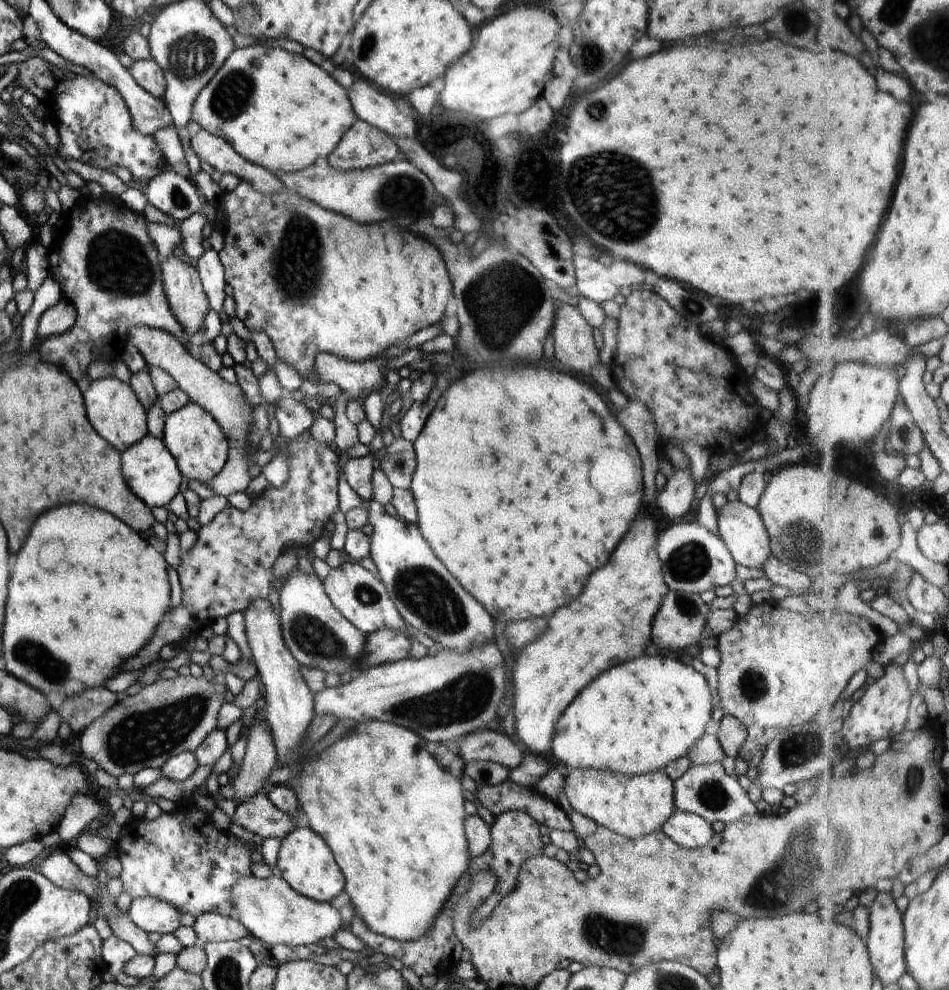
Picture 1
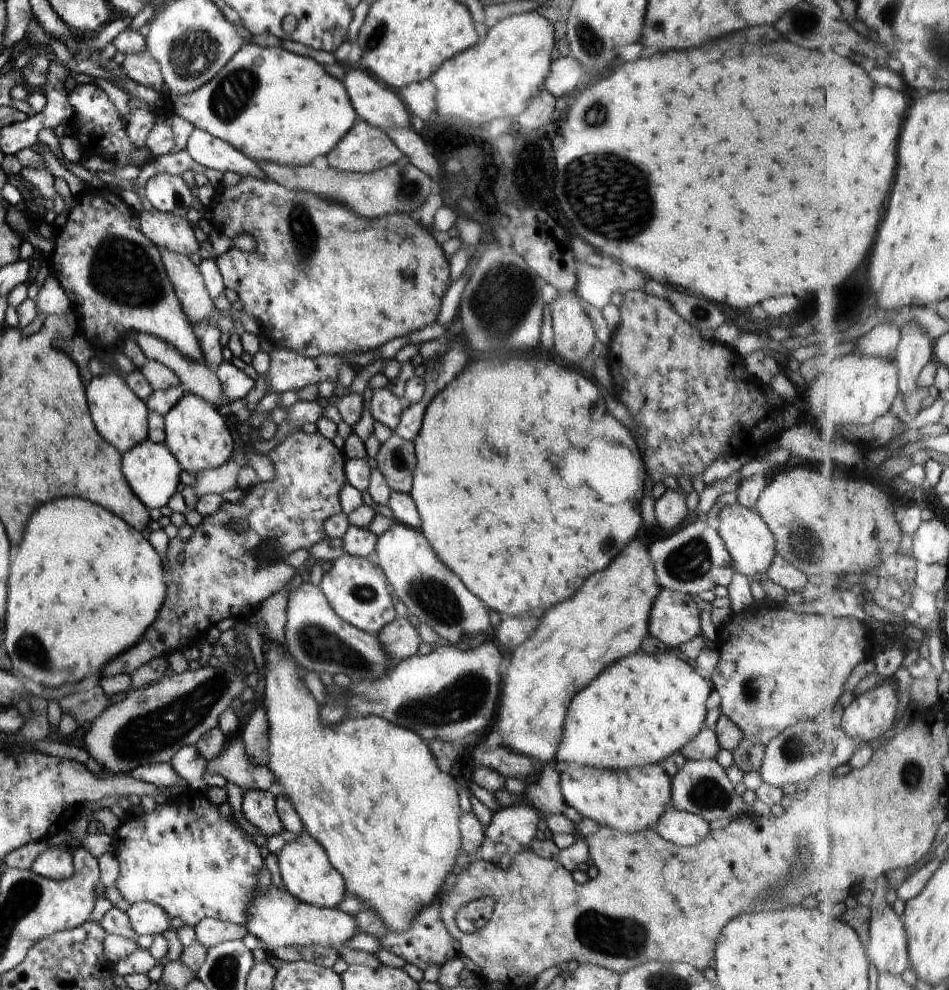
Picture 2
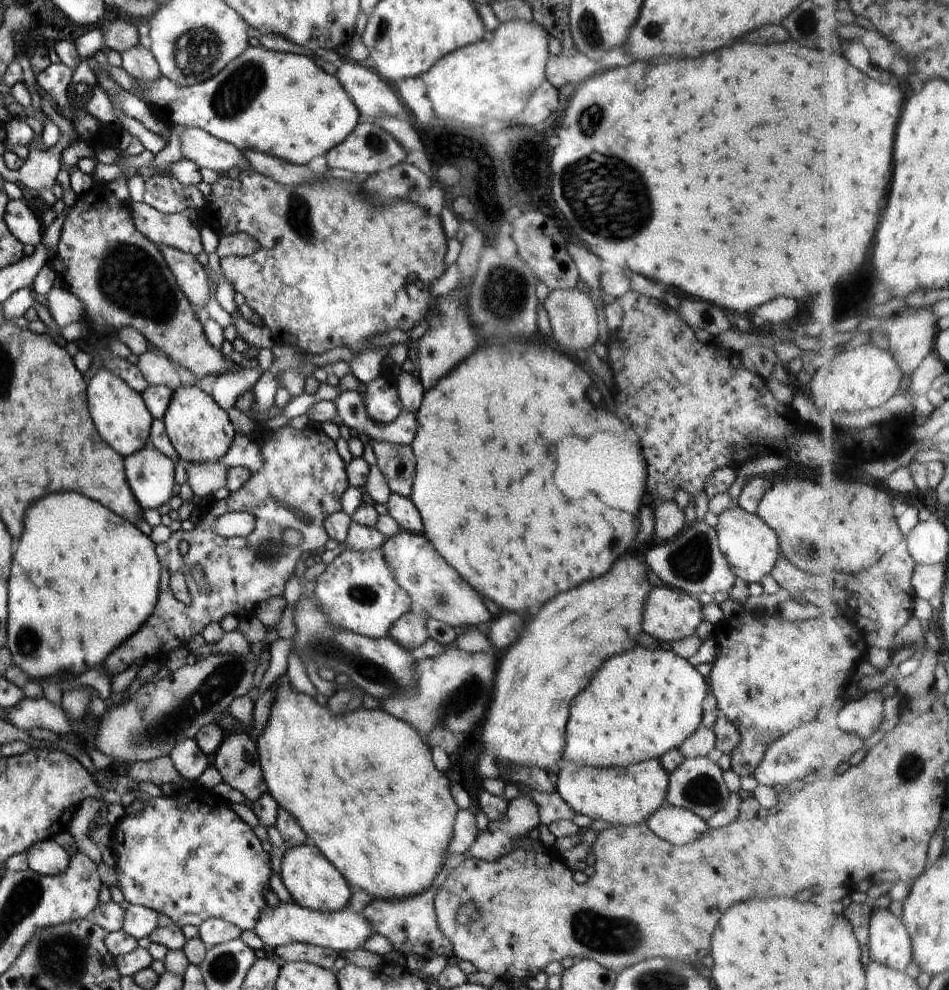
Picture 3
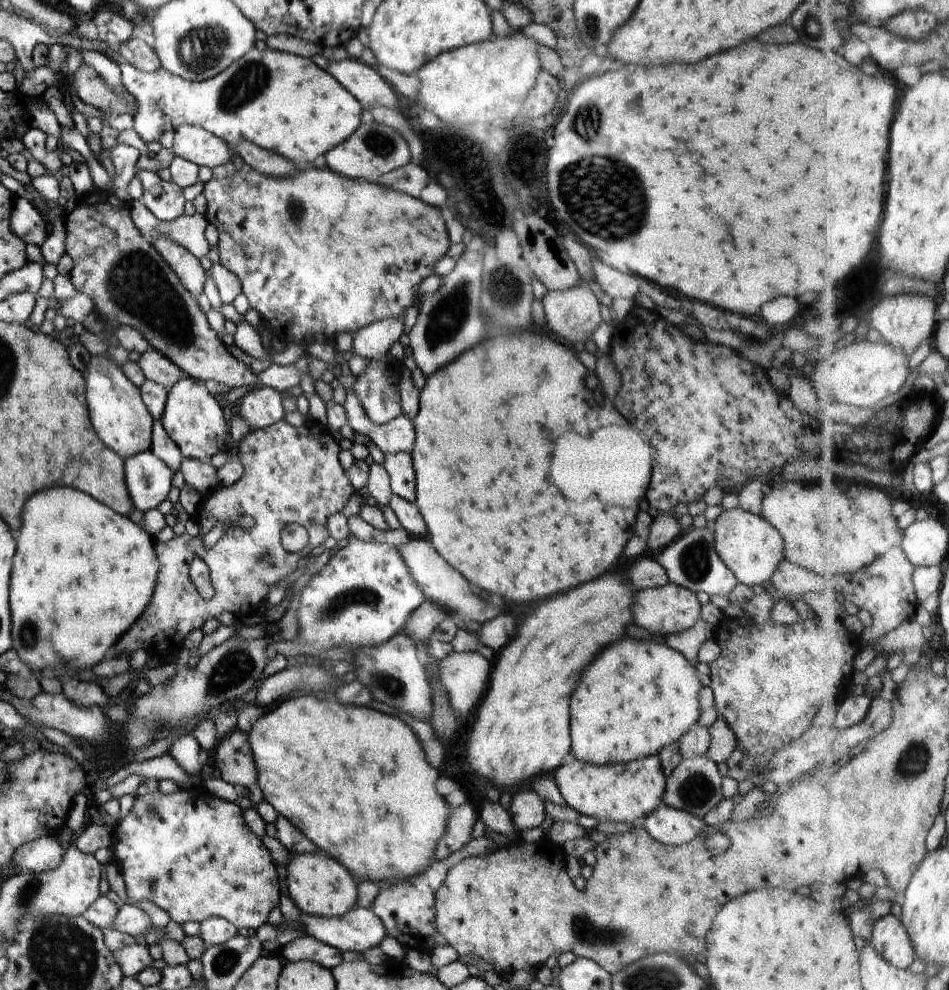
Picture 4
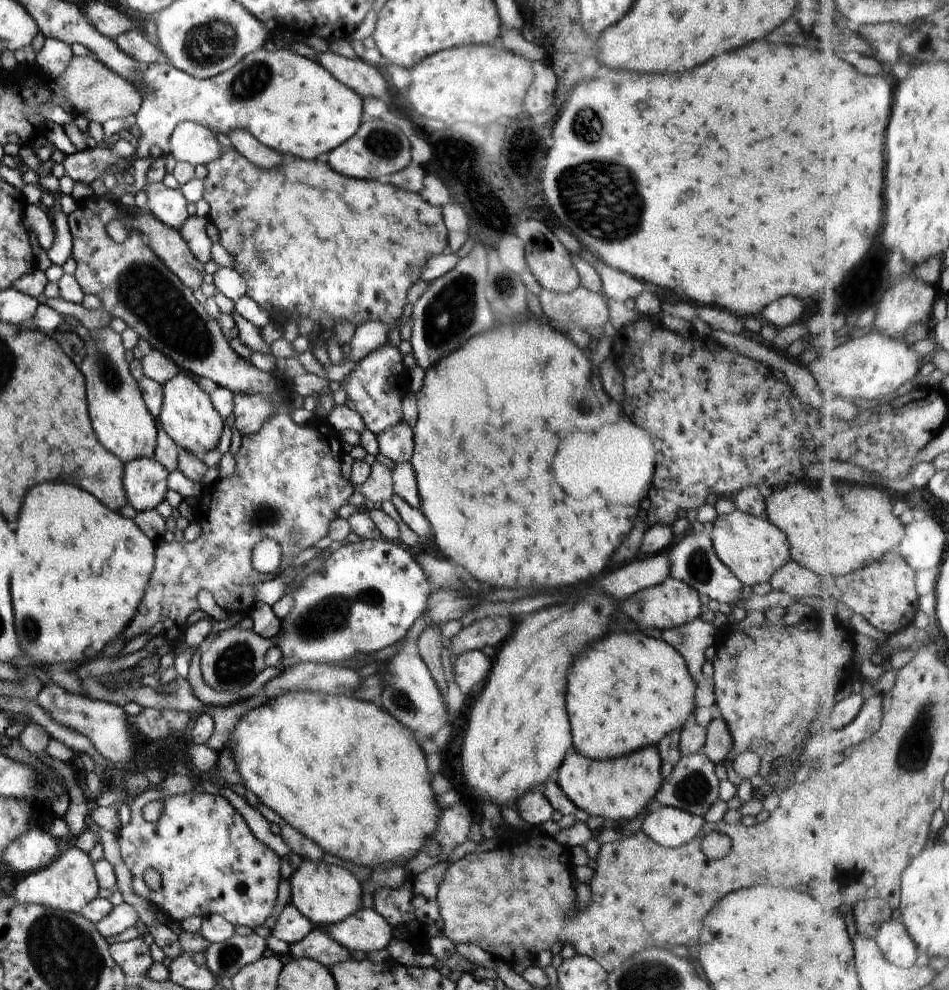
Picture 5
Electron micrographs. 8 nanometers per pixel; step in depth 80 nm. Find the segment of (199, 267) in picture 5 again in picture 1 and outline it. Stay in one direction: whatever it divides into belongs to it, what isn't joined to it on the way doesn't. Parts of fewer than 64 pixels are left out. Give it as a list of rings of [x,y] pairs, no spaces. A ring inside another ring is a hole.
[[[170,255],[161,263],[161,279],[168,306],[181,324],[184,334],[191,335],[204,330],[205,316],[211,308],[195,267],[190,265],[185,257]]]

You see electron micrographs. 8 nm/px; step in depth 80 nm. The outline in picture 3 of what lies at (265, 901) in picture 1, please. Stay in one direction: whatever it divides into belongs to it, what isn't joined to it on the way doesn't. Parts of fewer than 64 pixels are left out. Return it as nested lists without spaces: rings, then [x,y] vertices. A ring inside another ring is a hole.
[[[293,900],[286,904],[279,902],[278,906],[274,908],[267,906],[260,913],[253,931],[265,949],[275,949],[288,943],[306,943],[324,948],[328,947],[339,954],[345,950],[359,948],[364,940],[376,934],[375,929],[371,927],[363,915],[354,913],[349,906],[336,912],[320,912],[301,907]]]

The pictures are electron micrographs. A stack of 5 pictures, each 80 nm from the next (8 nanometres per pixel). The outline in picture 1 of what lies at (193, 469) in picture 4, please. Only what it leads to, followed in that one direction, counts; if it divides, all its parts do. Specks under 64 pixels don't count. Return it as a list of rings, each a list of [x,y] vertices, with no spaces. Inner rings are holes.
[[[132,325],[127,329],[128,340],[136,346],[150,367],[165,370],[190,397],[199,404],[217,422],[229,444],[227,461],[222,470],[206,483],[212,490],[222,496],[230,496],[235,492],[245,492],[252,482],[250,475],[252,464],[262,463],[268,455],[264,455],[261,447],[250,440],[250,426],[254,422],[256,406],[248,403],[248,398],[237,384],[226,382],[216,371],[204,365],[195,352],[190,351],[173,334],[144,325]]]

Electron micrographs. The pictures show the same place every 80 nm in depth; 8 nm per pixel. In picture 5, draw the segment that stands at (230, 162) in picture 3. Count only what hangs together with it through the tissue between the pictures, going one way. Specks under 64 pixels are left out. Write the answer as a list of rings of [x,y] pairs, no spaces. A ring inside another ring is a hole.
[[[184,121],[174,127],[166,153],[172,154],[176,161],[207,165],[221,157],[221,146],[210,129]]]

